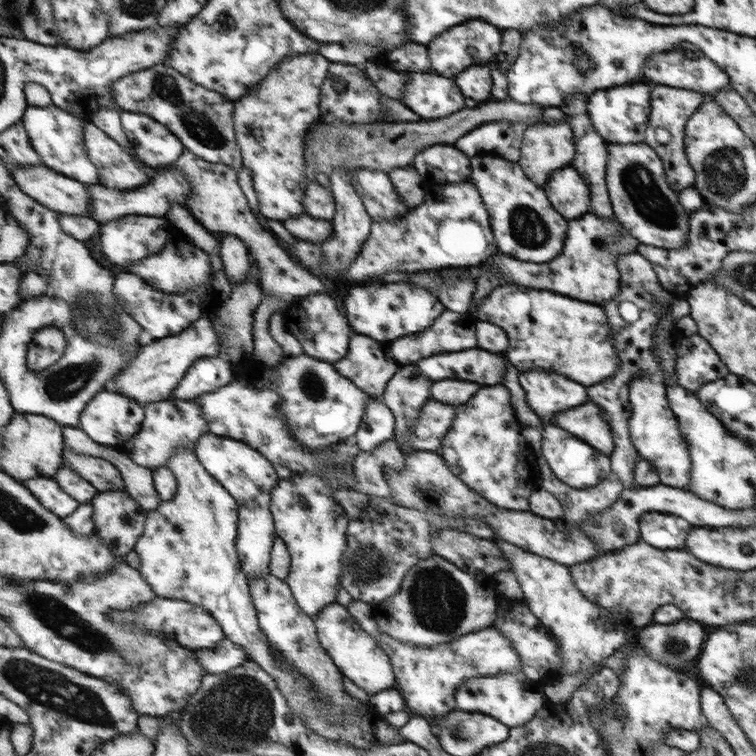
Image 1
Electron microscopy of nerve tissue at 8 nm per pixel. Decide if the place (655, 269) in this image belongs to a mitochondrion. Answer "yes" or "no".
no

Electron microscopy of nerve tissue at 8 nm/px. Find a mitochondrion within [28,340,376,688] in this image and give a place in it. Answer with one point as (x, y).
(66, 382)

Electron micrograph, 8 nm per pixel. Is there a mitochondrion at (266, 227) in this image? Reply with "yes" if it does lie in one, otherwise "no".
no

